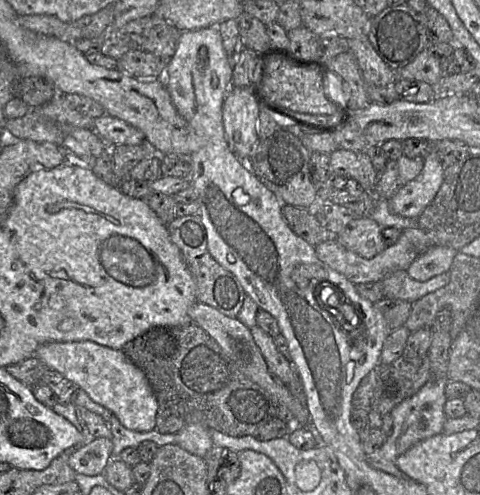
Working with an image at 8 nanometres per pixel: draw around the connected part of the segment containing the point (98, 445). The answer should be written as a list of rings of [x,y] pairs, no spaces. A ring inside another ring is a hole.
[[[94,438],[69,457],[68,465],[79,474],[103,475],[111,460],[113,448],[114,444],[110,438]]]

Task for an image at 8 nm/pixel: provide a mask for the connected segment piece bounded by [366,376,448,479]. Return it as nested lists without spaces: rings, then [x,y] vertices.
[[[432,377],[414,395],[404,399],[396,405],[390,414],[393,419],[393,431],[386,442],[380,446],[375,453],[366,456],[368,463],[385,473],[391,474],[399,479],[408,478],[396,465],[397,458],[409,448],[420,441],[442,433],[446,421],[444,405],[446,403],[445,386],[448,379],[445,377]]]

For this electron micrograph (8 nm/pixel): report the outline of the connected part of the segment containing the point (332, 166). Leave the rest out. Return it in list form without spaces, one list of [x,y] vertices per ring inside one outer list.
[[[344,149],[329,154],[329,174],[355,180],[362,189],[371,192],[379,175],[365,151]]]

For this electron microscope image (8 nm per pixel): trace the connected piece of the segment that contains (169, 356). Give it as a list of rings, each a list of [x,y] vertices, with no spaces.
[[[188,322],[181,326],[151,327],[136,338],[127,342],[120,350],[134,365],[136,365],[144,372],[157,400],[155,429],[162,434],[176,434],[179,430],[187,425],[199,424],[208,429],[216,430],[233,437],[243,437],[247,435],[255,436],[256,431],[261,426],[263,426],[272,418],[277,417],[277,408],[279,406],[277,401],[272,398],[272,396],[267,391],[243,375],[232,363],[230,363],[217,342],[211,338],[201,327],[193,322]]]

